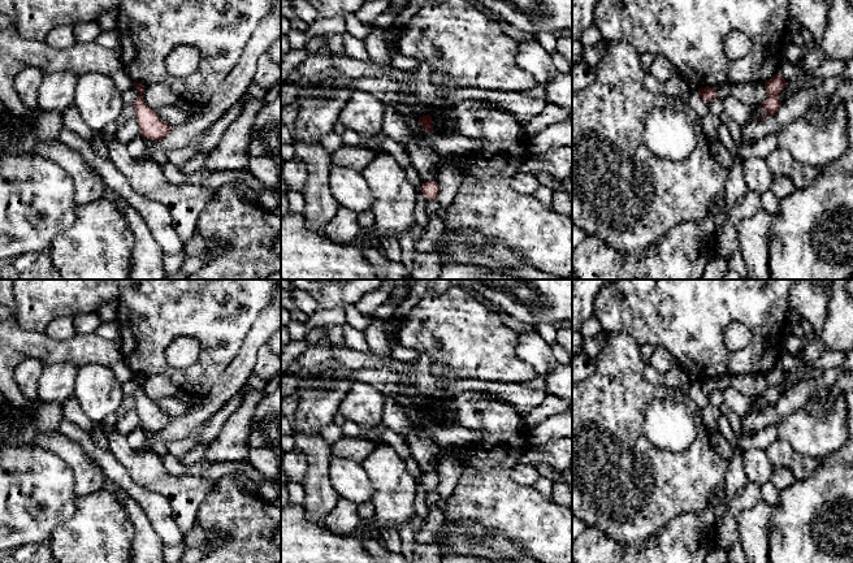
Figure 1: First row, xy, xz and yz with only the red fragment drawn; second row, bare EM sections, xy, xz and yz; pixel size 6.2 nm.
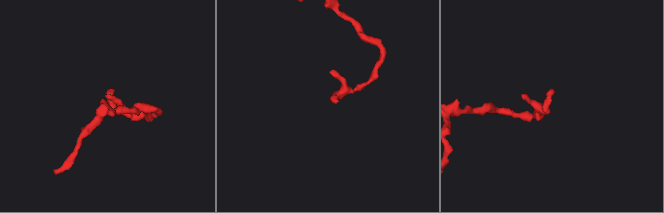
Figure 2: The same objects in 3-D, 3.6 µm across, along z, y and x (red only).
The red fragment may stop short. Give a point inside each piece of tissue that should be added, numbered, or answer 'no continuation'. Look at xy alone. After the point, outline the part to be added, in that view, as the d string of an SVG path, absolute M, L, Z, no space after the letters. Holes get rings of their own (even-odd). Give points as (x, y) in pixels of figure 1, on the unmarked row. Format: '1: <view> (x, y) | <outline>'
no continuation

